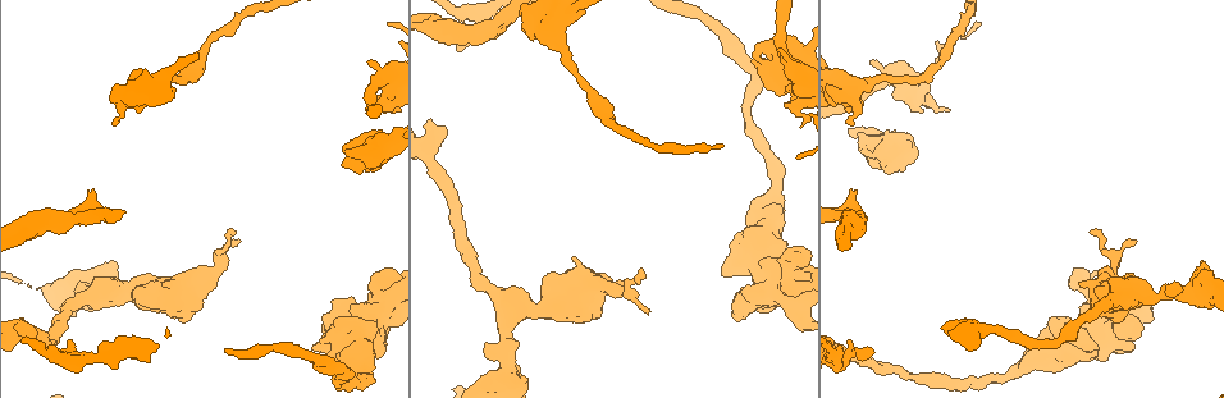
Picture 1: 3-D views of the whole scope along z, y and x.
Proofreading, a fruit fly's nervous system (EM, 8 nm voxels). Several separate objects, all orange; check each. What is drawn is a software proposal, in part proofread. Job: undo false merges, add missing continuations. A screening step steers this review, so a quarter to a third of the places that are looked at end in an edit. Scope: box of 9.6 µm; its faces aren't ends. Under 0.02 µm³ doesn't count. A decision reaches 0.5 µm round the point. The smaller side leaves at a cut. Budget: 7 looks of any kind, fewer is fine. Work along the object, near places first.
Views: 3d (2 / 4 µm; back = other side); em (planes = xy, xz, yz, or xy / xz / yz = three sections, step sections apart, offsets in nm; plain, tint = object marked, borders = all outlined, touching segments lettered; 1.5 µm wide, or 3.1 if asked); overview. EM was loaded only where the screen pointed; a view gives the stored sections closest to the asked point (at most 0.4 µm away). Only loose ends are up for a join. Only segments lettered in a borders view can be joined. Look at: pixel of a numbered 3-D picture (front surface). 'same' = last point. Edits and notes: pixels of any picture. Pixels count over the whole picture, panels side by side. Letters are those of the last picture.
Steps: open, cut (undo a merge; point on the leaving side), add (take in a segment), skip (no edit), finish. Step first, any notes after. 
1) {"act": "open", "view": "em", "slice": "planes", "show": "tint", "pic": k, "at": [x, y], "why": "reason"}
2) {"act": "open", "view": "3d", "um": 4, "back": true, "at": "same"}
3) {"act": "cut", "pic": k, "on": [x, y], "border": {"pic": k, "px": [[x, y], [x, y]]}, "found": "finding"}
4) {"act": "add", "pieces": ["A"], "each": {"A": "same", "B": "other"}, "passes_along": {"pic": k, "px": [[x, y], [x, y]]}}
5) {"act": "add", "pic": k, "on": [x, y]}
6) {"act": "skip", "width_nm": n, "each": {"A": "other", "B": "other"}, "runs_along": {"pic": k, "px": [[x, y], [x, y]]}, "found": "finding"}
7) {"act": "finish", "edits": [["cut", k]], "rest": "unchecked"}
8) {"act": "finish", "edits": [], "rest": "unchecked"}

{"act": "open", "view": "em", "slice": "xy", "step": 8, "show": "tint", "pic": 1, "at": [876, 78]}

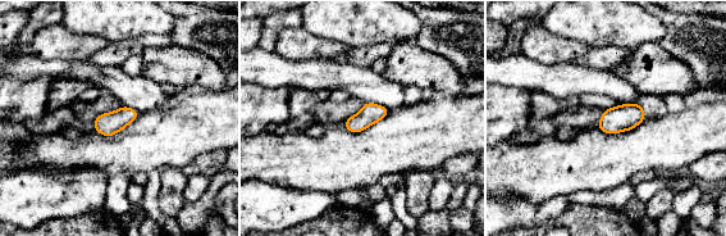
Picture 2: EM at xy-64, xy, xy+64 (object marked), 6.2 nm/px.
{"act": "open", "view": "em", "slice": "planes", "show": "tint", "at": "same", "why": "cut it another way"}

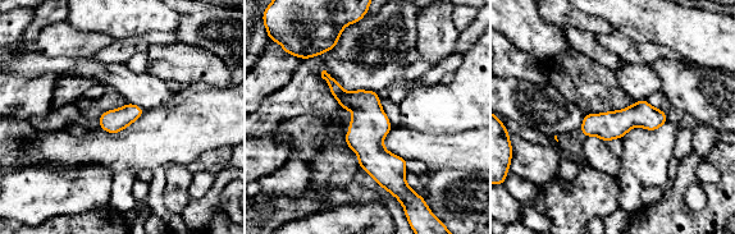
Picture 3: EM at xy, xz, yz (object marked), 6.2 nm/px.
{"act": "open", "view": "em", "slice": "planes", "show": "borders", "at": "same", "why": "see the neighbours"}

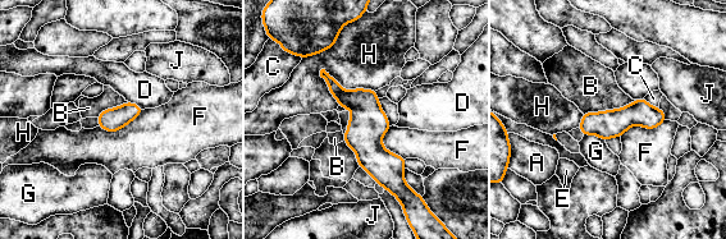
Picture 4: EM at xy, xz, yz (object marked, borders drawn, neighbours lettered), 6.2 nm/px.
{"act": "skip", "width_nm": 140, "each": {"A": "other", "B": "other", "C": "other", "D": "other", "E": "other", "F": "other", "G": "other", "H": "other", "J": "other"}, "border": {"pic": 4, "px": [[635, 100], [616, 109], [583, 114]]}, "found": "continuous, no second neuron"}

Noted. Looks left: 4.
{"act": "open", "view": "em", "slice": "planes", "show": "borders", "pic": 1, "at": [374, 61], "why": "stops while still wide"}

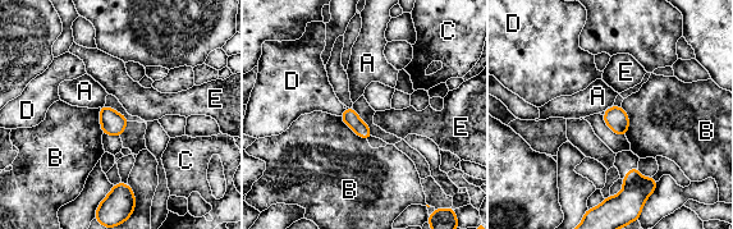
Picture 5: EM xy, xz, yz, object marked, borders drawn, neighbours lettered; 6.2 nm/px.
{"act": "skip", "each": {"A": "other", "B": "other", "C": "other", "D": "other", "E": "other"}, "border": {"pic": 5, "px": [[621, 106], [628, 118], [626, 134]]}, "found": "none of them fits"}

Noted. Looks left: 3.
{"act": "open", "view": "3d", "um": 2, "pic": 1, "at": [882, 166], "why": "an open end"}

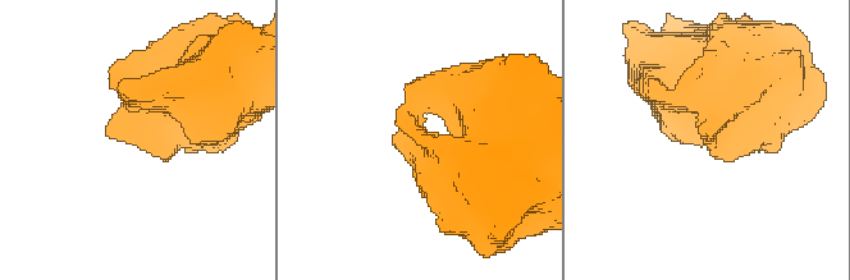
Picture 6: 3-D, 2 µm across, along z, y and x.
{"act": "open", "view": "em", "slice": "planes", "show": "borders", "pic": 6, "at": [704, 127]}

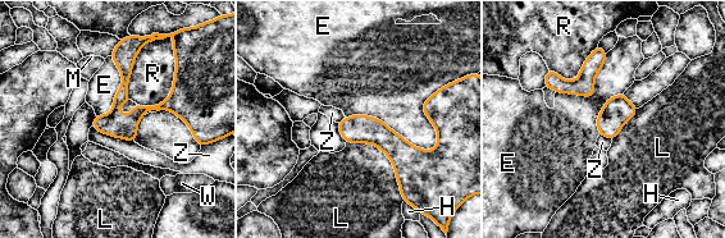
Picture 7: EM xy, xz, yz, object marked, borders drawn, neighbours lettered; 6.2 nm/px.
{"act": "skip", "each": {"E": "other", "H": "other", "L": "other", "M": "other", "R": "other", "W": "other", "Z": "other"}, "border": {"pic": 7, "px": [[441, 87], [429, 151], [346, 117]]}, "found": "no lettered segment goes on from it"}

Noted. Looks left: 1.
{"act": "finish", "edits": [], "rest": "unchecked"}

